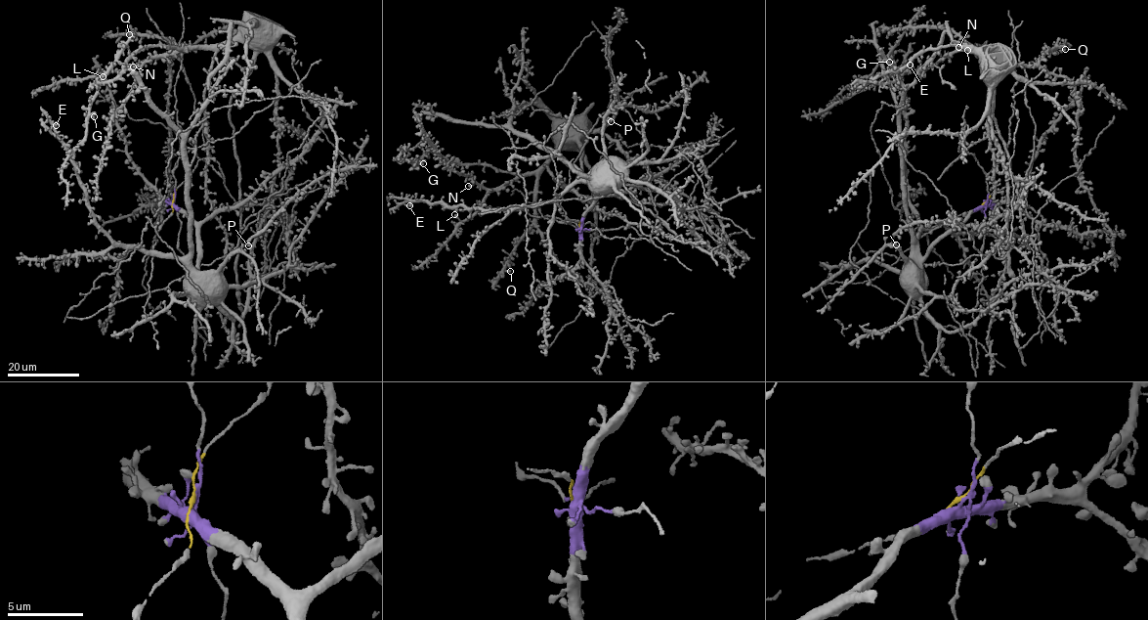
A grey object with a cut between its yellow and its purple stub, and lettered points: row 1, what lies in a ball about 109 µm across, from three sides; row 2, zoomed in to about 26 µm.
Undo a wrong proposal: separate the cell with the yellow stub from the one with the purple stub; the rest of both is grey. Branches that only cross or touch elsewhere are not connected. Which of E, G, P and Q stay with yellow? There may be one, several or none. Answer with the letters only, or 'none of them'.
G, Q

